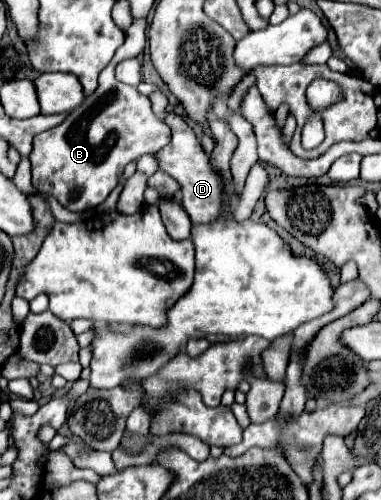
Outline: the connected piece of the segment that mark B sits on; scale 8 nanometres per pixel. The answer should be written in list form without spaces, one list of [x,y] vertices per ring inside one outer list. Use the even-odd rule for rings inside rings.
[[[112,61],[100,73],[98,89],[68,113],[60,125],[34,137],[30,155],[34,189],[52,195],[74,213],[84,213],[106,201],[130,161],[138,161],[144,153],[156,153],[170,141],[170,127],[152,113],[148,95],[120,83],[114,77],[114,67]]]

